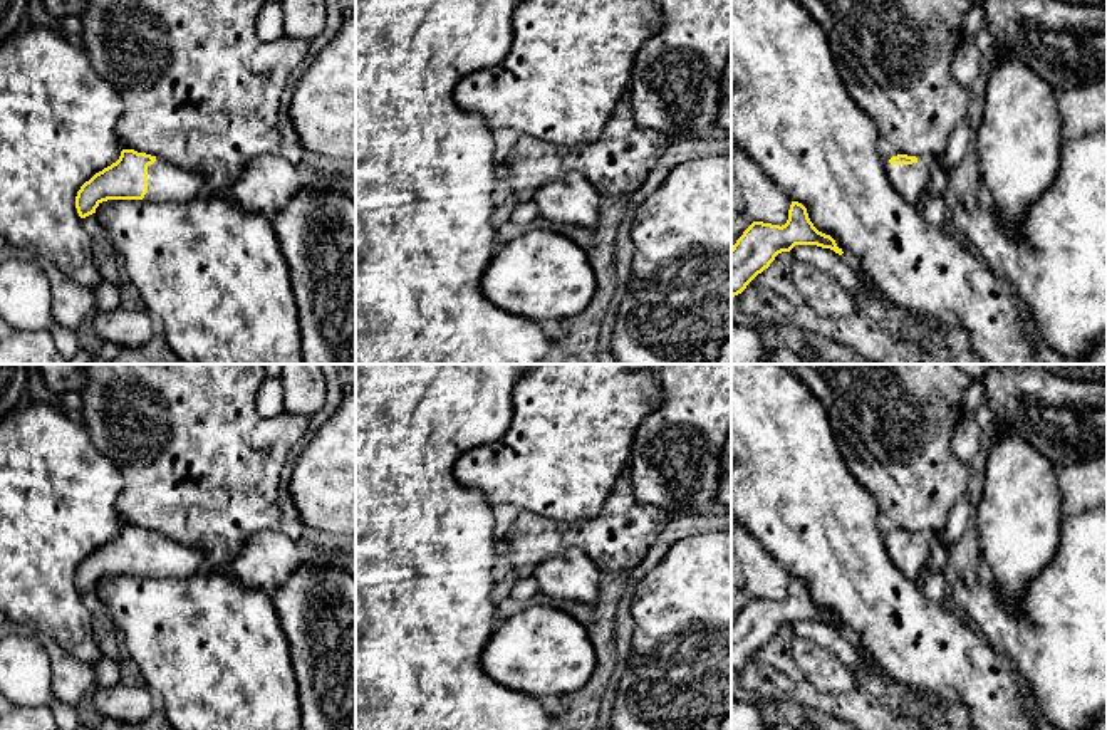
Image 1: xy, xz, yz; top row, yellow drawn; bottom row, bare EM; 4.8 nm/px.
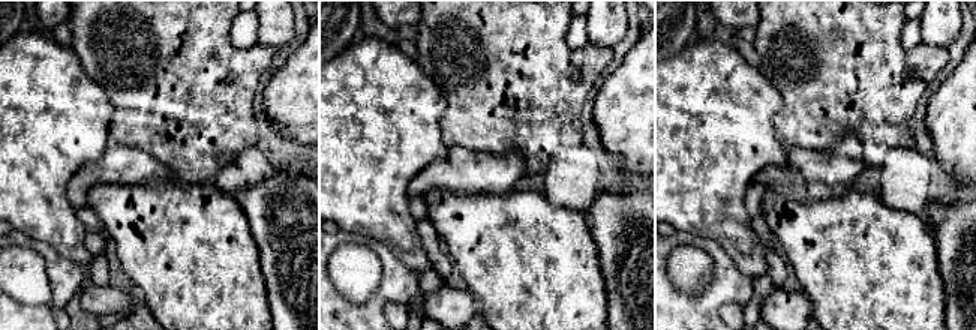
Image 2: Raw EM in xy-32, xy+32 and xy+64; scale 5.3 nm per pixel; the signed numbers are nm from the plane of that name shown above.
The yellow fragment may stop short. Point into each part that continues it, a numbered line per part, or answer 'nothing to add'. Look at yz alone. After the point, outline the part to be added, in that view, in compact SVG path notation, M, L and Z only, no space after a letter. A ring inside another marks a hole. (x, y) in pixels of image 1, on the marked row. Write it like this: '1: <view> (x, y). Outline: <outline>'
1: yz (909, 180). Outline: M919 154L912 164L891 164L891 158L884 158L884 169L894 190L911 205L916 205L921 193L933 178L933 166L938 156Z

